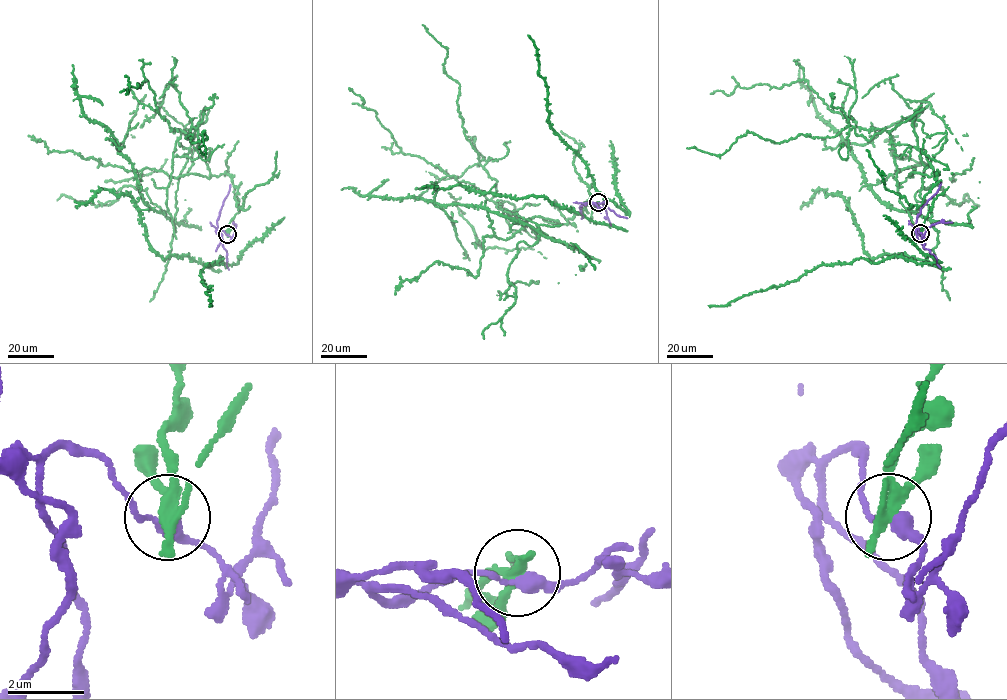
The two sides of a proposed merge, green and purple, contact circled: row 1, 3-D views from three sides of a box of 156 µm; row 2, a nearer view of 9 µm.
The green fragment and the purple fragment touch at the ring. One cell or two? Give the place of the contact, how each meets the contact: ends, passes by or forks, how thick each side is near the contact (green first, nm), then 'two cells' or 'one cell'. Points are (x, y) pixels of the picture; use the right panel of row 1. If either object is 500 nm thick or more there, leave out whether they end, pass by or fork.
at (920, 233); green passes by; purple passes by; 320 nm thick on the green side, 300 nm on the other; two cells

